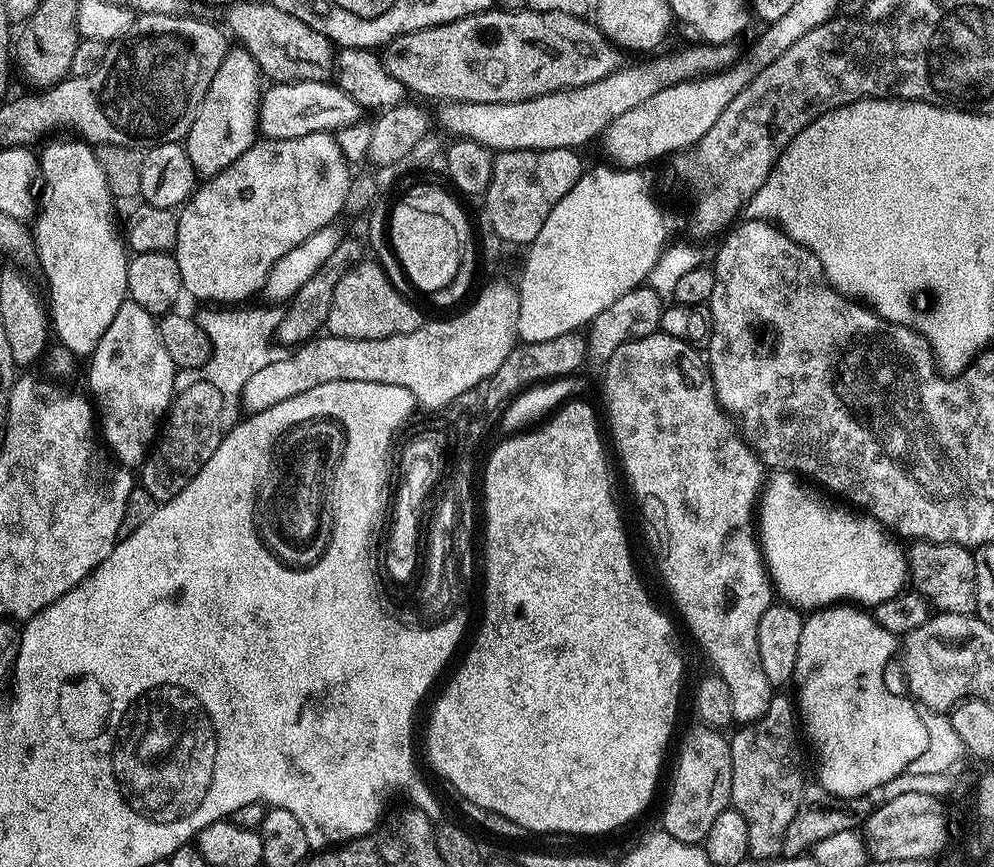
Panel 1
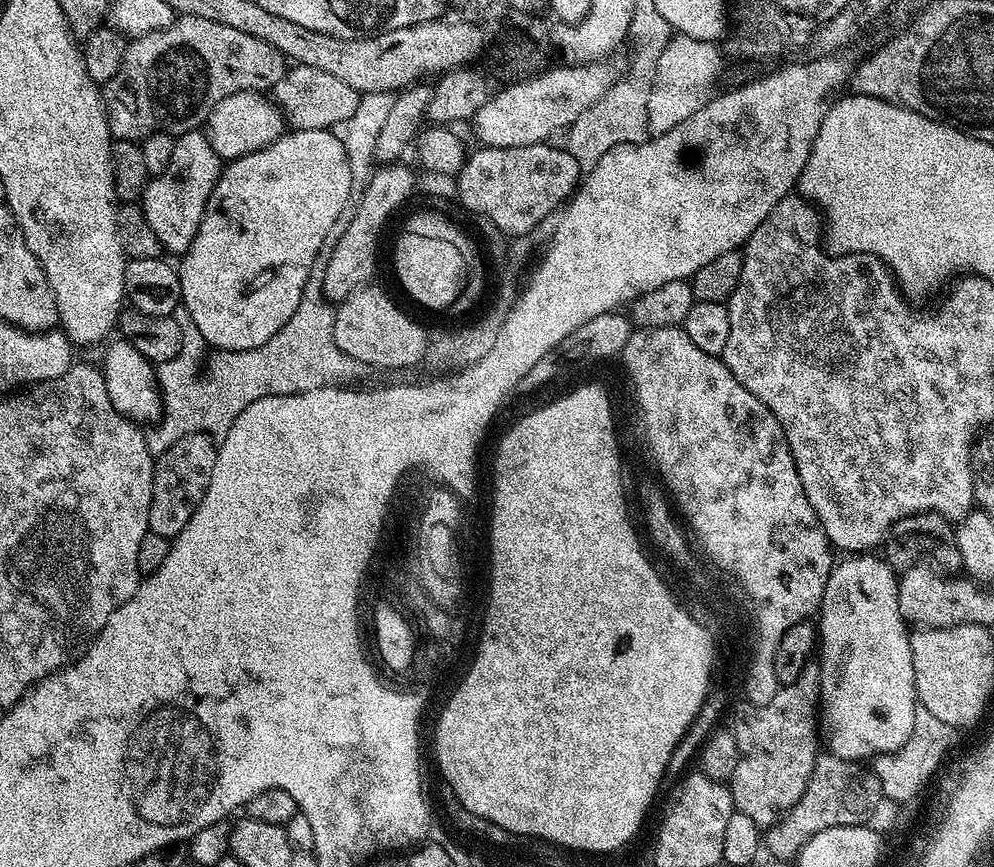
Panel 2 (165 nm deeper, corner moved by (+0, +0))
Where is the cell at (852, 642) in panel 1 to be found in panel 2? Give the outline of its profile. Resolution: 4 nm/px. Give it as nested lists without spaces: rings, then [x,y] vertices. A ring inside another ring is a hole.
[[[852,554],[844,561],[837,563],[832,569],[830,578],[826,582],[824,597],[820,603],[818,613],[818,659],[820,662],[820,706],[818,709],[818,720],[822,725],[822,736],[828,739],[827,751],[831,755],[843,760],[855,760],[857,762],[867,761],[875,756],[886,755],[897,752],[906,746],[914,729],[915,710],[918,705],[916,699],[916,687],[914,686],[914,658],[910,650],[910,628],[900,615],[898,606],[898,576],[884,558],[876,554]]]

